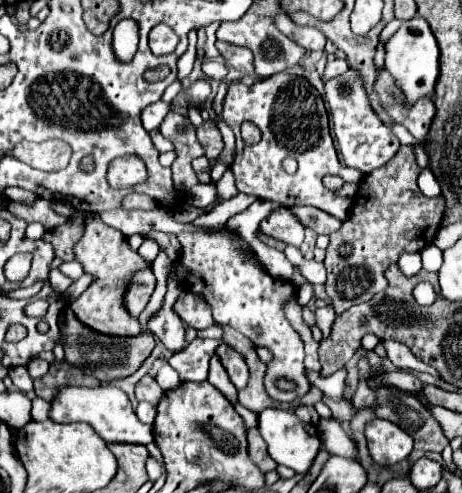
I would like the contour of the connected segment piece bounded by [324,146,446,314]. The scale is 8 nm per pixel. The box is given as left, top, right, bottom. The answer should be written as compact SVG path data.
M400 146L388 164L362 178L360 190L354 196L352 216L342 222L340 230L330 234L324 258L328 270L326 292L336 314L342 314L354 304L368 302L378 292L384 292L388 286L384 276L388 266L396 264L402 252L420 252L428 244L428 230L432 244L446 212L446 200L442 196L428 198L420 192L416 184L420 170L422 168L416 164L412 148Z

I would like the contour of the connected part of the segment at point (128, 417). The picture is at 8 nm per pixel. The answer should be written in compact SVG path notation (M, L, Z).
M110 384L98 386L98 388L76 388L76 386L62 388L52 402L50 418L54 422L86 422L108 444L112 444L112 442L150 444L154 440L152 426L142 424L132 408L128 396L120 388L114 388Z

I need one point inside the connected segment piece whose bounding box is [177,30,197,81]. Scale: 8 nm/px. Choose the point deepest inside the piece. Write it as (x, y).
(185, 64)

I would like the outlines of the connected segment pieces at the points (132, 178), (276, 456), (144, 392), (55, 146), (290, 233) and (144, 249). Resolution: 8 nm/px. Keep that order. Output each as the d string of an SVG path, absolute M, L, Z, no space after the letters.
M136 154L114 158L108 166L108 182L112 188L132 188L136 184L146 182L146 178L146 164Z
M266 408L258 416L258 430L260 430L262 438L268 444L270 458L276 464L292 468L296 474L306 474L308 472L308 468L312 466L312 462L314 462L314 458L316 458L316 454L322 446L318 428L312 426L312 424L300 422L294 412L286 412L286 410L278 410L278 408Z
M144 376L136 386L136 398L146 400L150 404L158 404L162 394L164 394L164 390L158 386L158 382L152 376Z
M48 140L42 144L24 142L14 148L14 156L38 170L60 170L70 160L70 146L62 140Z
M278 208L260 222L260 234L292 246L300 246L304 240L304 226L288 208Z
M144 238L144 242L142 242L142 246L138 248L138 254L144 258L144 260L148 260L148 262L152 262L154 258L156 258L156 254L158 254L158 242L154 240L154 238Z

